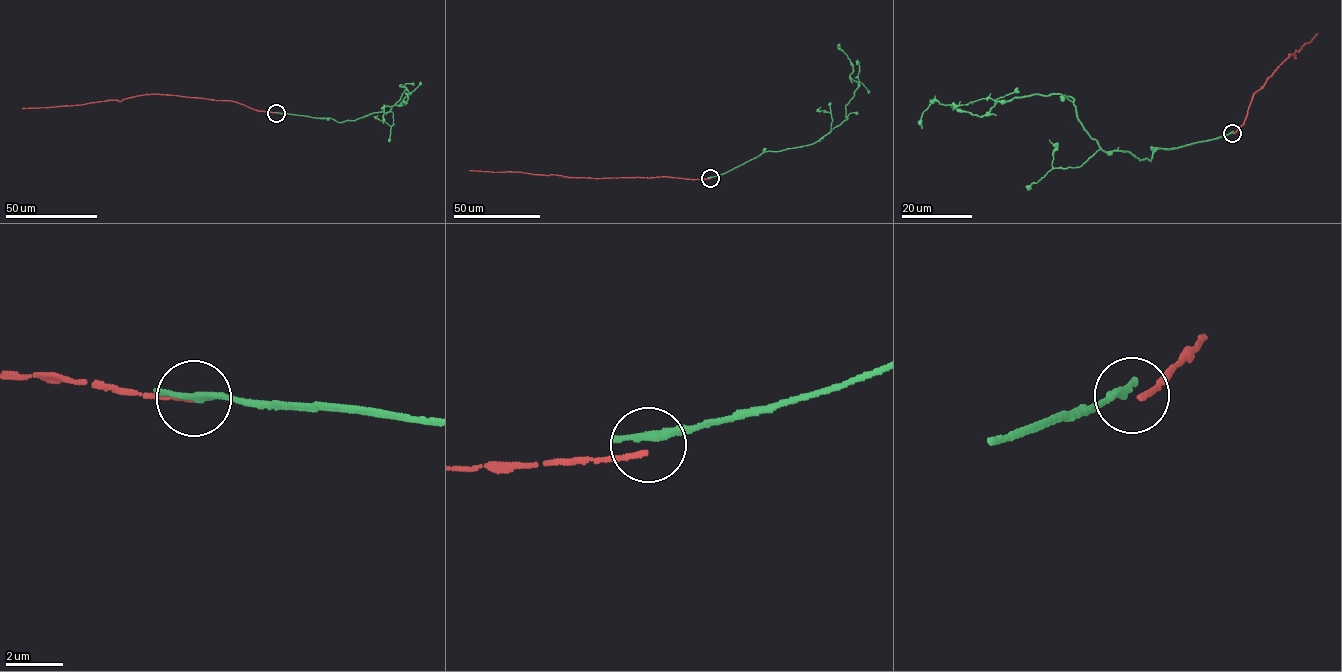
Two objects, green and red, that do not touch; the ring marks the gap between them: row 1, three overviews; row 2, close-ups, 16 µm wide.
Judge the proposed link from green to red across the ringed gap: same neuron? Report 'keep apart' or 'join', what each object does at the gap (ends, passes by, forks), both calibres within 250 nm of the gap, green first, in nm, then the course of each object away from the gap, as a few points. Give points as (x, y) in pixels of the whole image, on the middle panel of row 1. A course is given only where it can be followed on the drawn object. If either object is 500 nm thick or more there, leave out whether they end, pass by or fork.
keep apart | green passes by | red ends | 240/160 nm | green via (710, 177), (764, 152), (815, 143), (847, 119), (845, 105), (858, 82), (850, 76), (853, 65), (837, 46) | red via (710, 178), (593, 178), (469, 170)

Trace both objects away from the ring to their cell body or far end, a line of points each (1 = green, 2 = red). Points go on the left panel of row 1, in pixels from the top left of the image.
1: (276, 113), (355, 120), (390, 110), (402, 95), (401, 84), (409, 94), (402, 105), (386, 106), (383, 123)
2: (276, 112), (256, 110), (228, 100), (151, 94), (120, 101), (21, 108)

